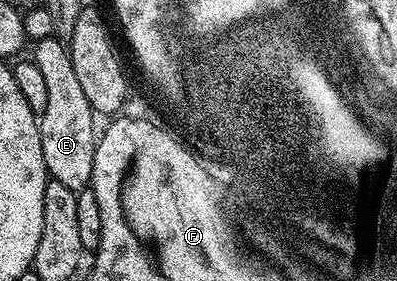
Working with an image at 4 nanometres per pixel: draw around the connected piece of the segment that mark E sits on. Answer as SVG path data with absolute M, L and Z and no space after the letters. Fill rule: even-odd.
M53 35L37 41L33 47L32 61L43 75L48 95L47 107L39 117L46 170L53 181L65 184L77 192L90 183L96 141L96 116L81 89L65 43Z

